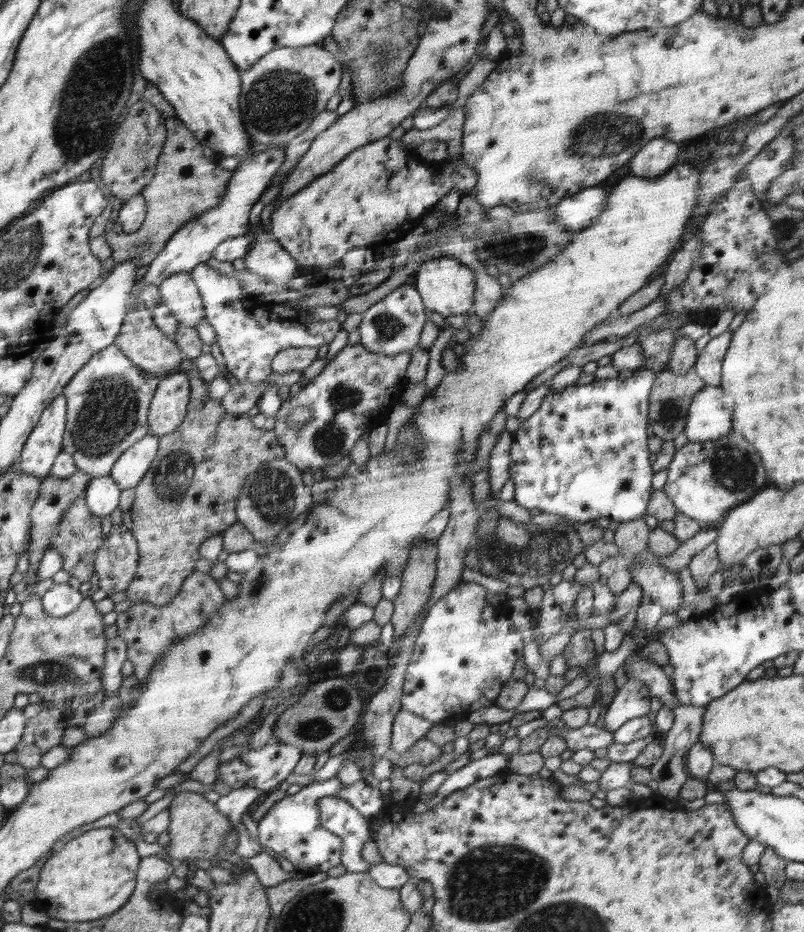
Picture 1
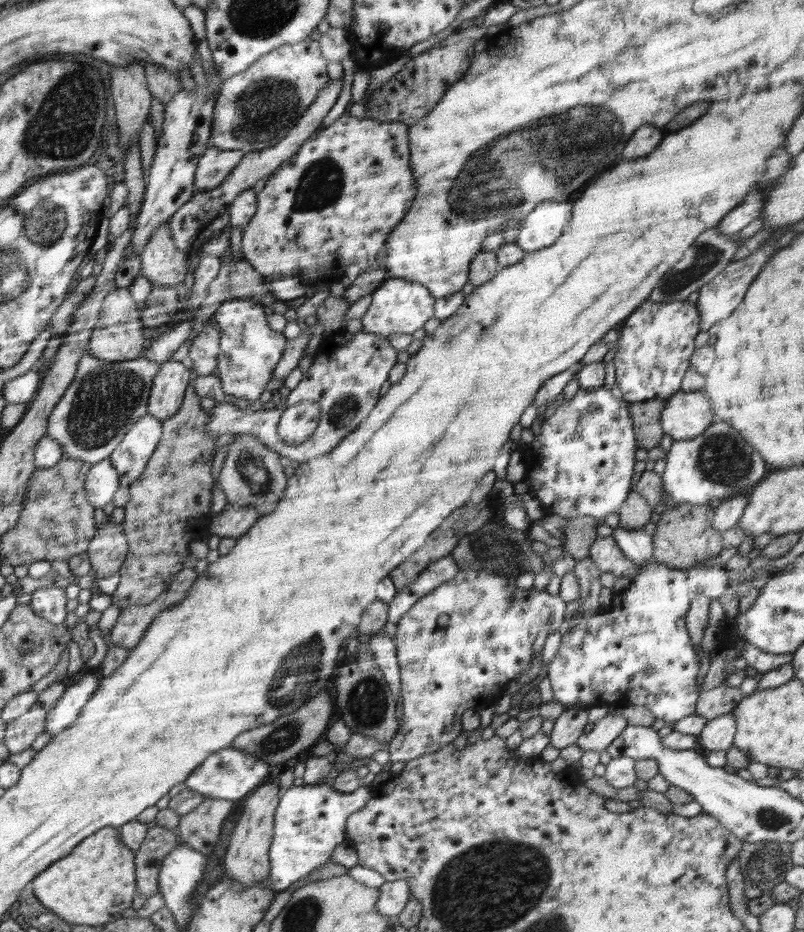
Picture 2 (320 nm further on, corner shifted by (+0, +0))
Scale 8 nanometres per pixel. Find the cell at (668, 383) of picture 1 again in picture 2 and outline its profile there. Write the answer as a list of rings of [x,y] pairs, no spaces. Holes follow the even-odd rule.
[[[656,398],[630,404],[629,414],[636,428],[638,448],[649,451],[662,446],[666,431],[661,427],[661,414],[666,403],[667,399]]]

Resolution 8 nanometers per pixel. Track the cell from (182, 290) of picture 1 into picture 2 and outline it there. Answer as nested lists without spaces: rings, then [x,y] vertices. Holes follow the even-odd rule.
[[[169,221],[153,232],[140,257],[141,273],[154,285],[178,288],[188,272],[186,254],[177,249]]]

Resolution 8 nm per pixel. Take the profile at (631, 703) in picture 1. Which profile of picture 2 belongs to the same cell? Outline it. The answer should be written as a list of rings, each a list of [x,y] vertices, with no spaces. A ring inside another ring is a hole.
[[[610,711],[602,719],[594,723],[590,732],[582,734],[578,738],[576,745],[584,751],[600,751],[610,746],[611,742],[616,740],[617,736],[628,726],[628,721],[615,711]]]

